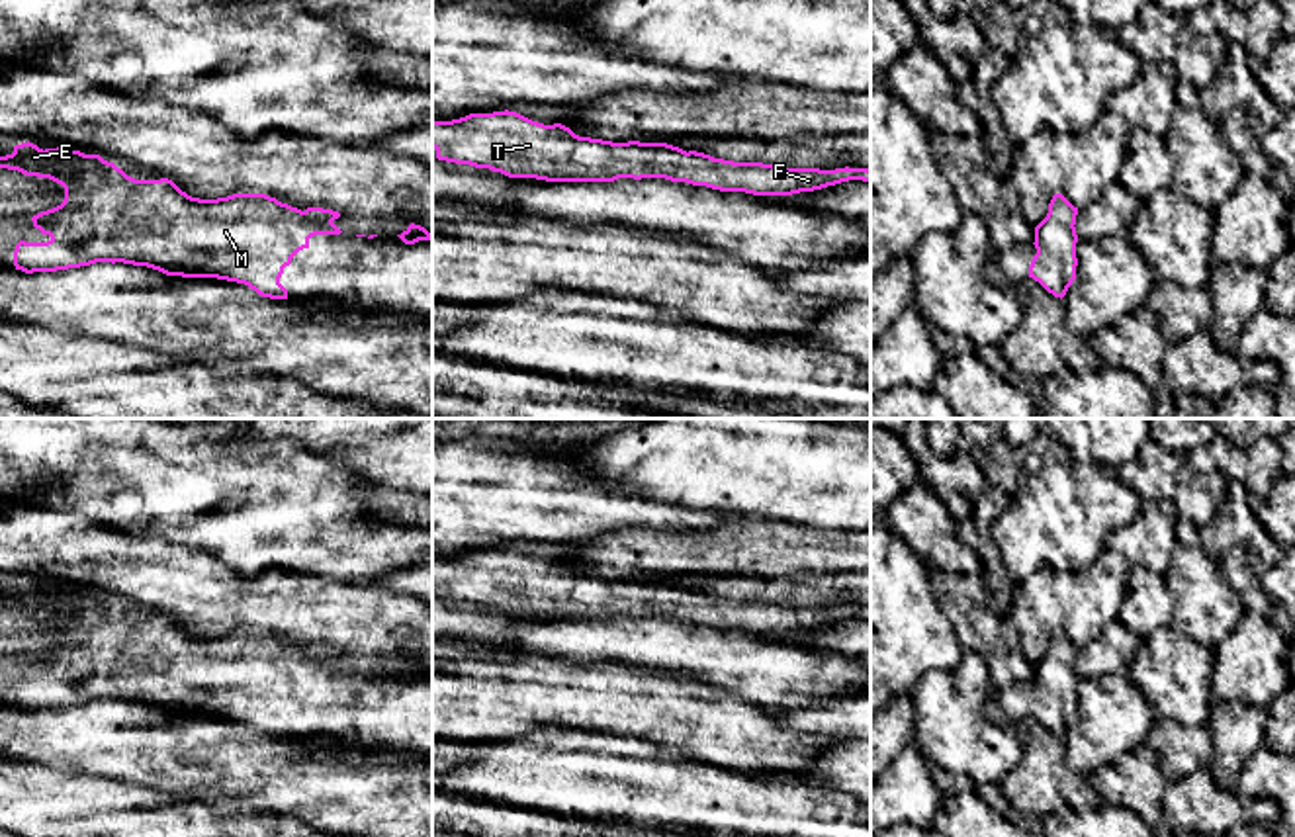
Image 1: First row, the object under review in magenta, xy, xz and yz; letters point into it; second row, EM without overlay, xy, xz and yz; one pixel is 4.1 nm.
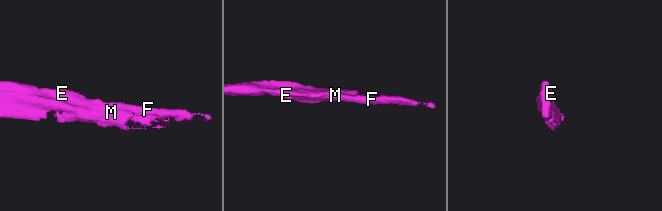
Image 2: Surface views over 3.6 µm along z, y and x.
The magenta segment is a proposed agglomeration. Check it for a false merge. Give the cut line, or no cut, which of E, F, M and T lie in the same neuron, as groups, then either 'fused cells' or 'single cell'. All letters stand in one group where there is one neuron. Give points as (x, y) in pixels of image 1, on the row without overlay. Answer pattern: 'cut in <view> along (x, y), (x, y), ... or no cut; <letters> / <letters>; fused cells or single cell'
no cut; E F M T; single cell

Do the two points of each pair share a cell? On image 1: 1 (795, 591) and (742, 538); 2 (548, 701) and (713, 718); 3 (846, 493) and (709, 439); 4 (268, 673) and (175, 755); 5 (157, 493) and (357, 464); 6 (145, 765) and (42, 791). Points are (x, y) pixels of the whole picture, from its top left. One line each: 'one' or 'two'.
1: two
2: one
3: one
4: two
5: one
6: two

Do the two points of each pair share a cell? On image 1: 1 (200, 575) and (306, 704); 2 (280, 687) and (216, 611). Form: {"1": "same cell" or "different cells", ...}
{"1": "different cells", "2": "different cells"}

